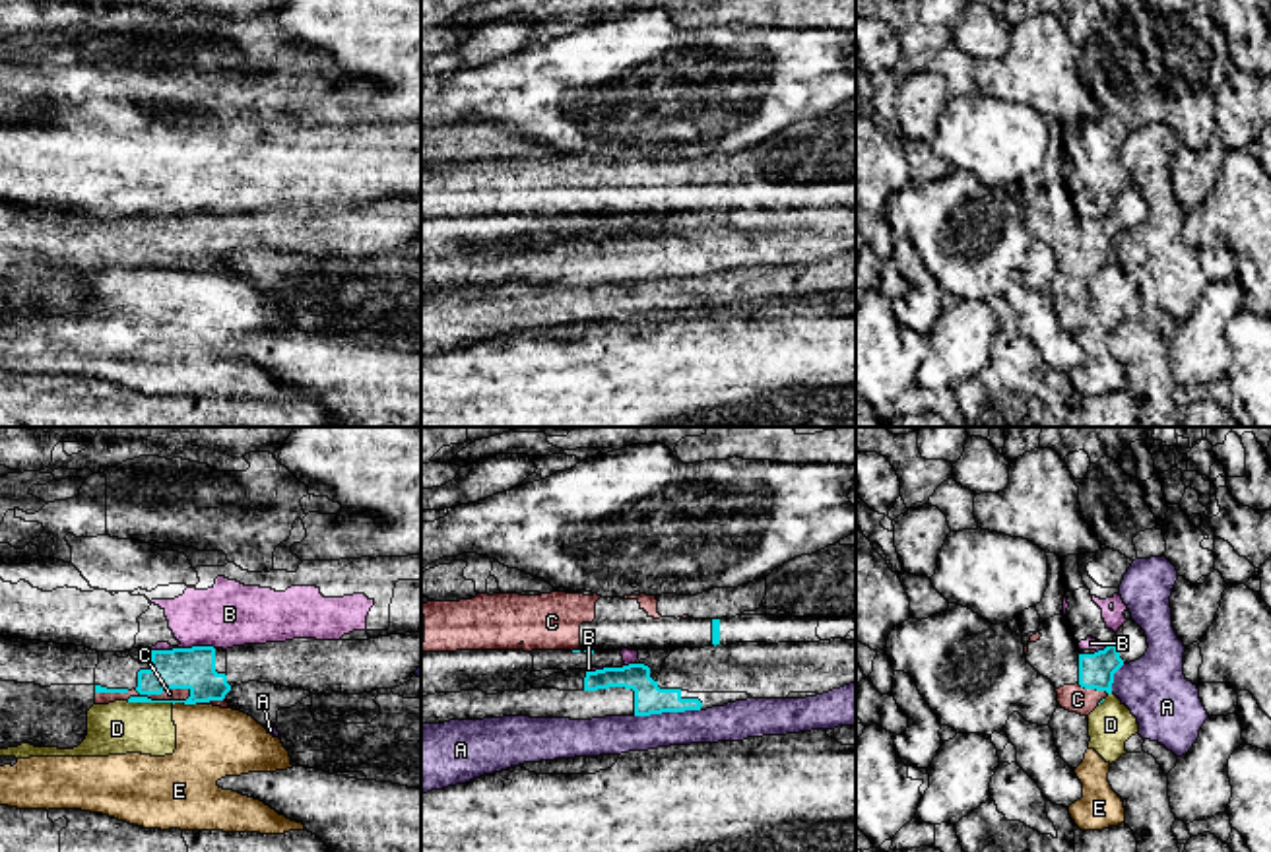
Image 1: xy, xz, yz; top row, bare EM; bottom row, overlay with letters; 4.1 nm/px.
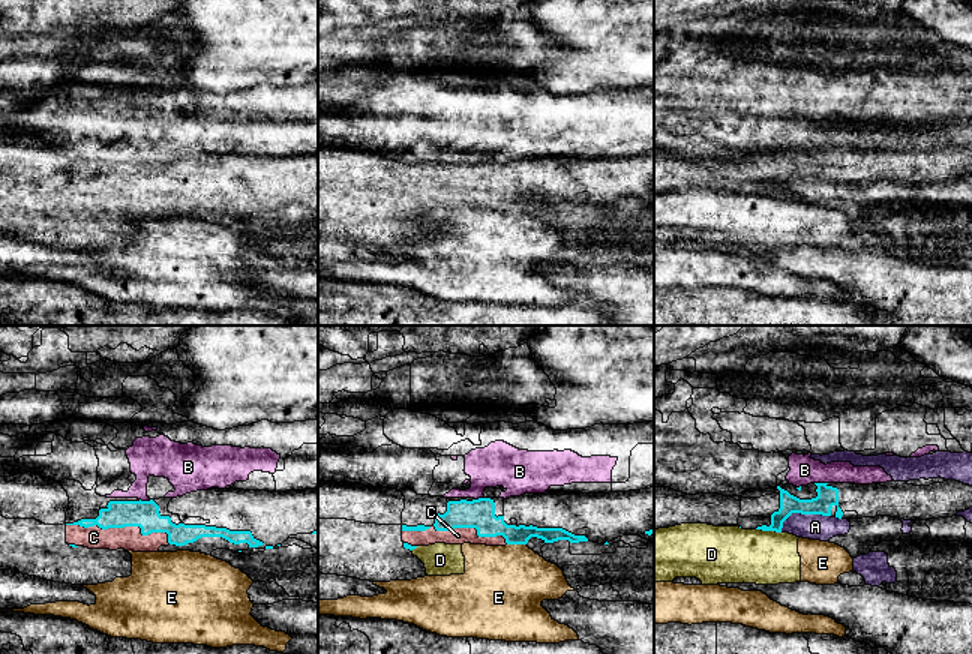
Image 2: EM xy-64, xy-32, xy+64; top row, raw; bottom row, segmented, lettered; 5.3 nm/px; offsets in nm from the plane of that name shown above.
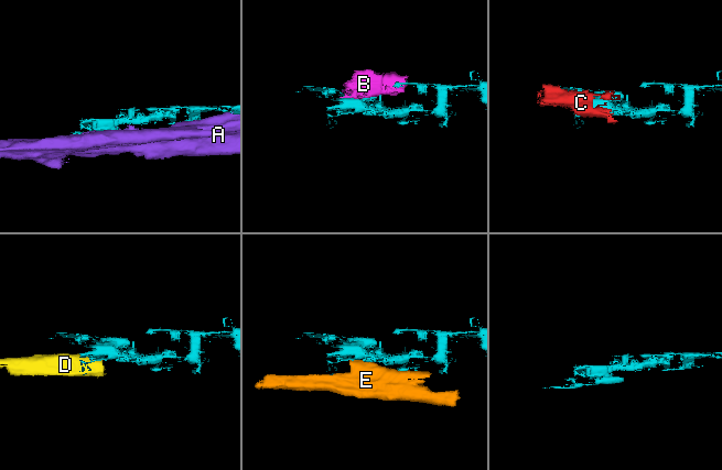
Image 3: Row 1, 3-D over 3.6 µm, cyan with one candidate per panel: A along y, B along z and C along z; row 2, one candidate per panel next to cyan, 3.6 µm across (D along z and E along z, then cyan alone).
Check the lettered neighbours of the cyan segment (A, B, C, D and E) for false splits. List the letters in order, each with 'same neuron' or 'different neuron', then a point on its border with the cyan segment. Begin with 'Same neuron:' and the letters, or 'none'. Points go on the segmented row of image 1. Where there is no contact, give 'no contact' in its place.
Same neuron: C
A: different neuron; contact xz (666, 711)
B: different neuron; contact xy (183, 649)
C: same neuron; contact xy (158, 693)
D: different neuron; contact xy (150, 701)
E: different neuron; contact xy (183, 701)

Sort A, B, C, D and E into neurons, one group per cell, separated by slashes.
A / B / C / D E

